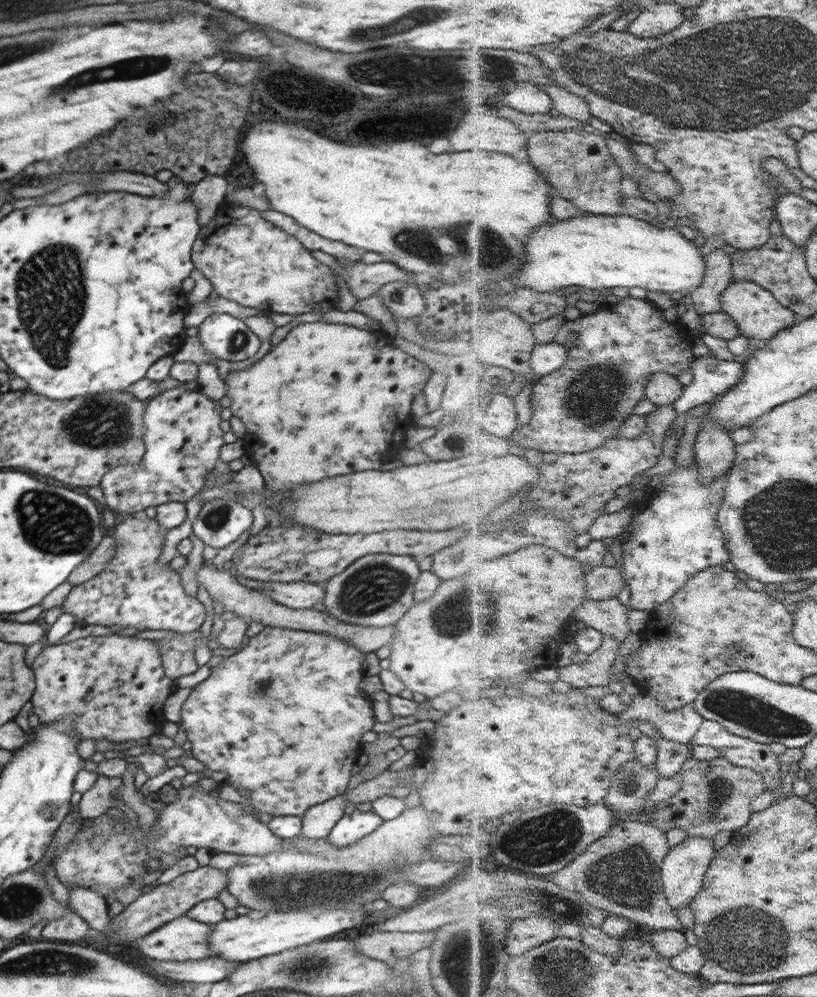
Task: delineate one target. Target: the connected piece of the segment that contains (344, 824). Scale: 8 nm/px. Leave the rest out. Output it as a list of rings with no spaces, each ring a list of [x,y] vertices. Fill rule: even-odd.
[[[355,810],[351,814],[344,814],[326,836],[329,840],[327,843],[336,845],[336,848],[346,848],[350,843],[372,834],[383,821],[374,811]]]

